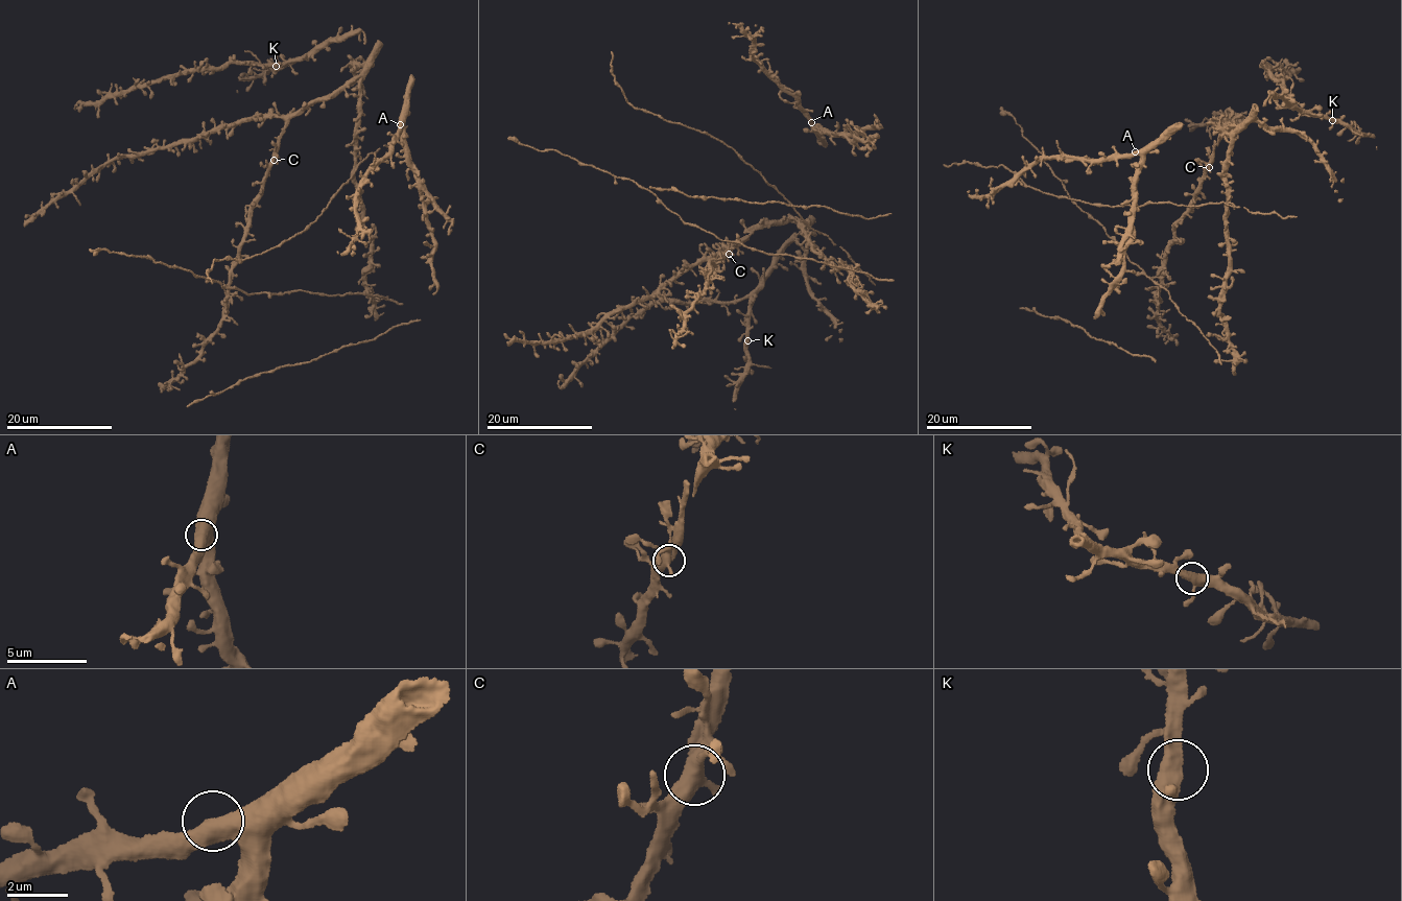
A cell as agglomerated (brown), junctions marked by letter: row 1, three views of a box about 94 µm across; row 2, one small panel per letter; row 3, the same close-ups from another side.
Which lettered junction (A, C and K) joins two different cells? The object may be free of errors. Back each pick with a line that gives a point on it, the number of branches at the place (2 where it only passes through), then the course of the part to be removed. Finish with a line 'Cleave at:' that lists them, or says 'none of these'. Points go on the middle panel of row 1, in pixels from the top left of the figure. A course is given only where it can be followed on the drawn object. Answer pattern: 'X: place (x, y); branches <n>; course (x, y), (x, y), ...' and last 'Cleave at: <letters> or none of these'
Cleave at: none of these

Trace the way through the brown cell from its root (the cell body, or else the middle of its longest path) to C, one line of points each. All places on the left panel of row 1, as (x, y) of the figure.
C: (358, 185), (355, 180), (357, 78), (346, 81), (328, 96), (312, 99), (291, 117), (284, 127), (272, 160)

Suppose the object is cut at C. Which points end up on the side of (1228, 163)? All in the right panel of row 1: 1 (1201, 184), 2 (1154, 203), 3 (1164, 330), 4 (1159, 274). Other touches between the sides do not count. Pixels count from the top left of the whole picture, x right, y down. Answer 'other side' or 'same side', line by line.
1: other side
2: same side
3: other side
4: other side

